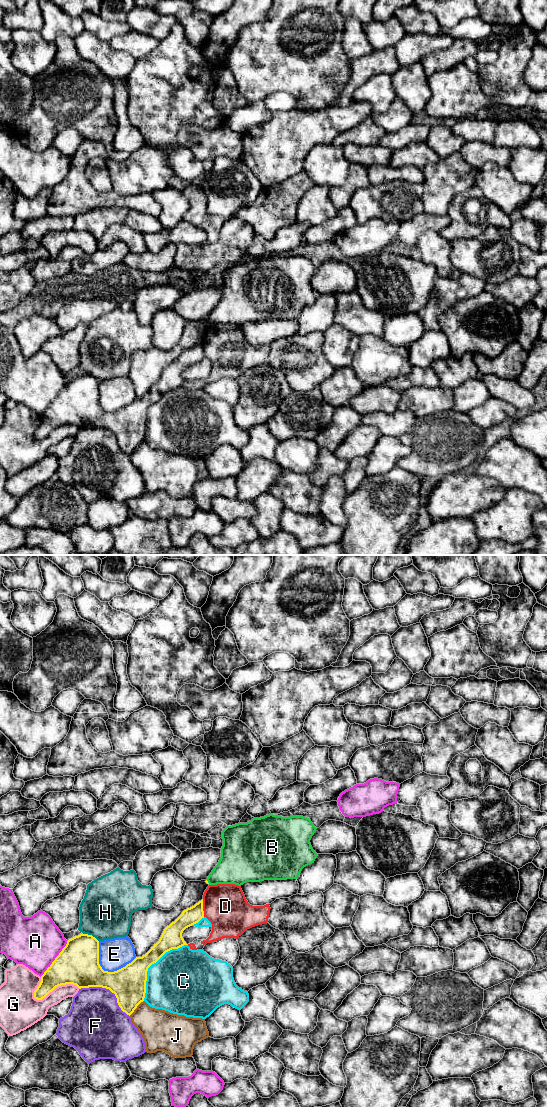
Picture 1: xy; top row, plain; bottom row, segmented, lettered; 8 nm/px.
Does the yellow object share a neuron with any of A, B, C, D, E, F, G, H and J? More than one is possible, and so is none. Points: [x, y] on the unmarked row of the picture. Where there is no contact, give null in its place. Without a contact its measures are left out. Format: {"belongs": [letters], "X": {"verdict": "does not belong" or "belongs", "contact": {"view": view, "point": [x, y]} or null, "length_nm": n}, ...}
{"belongs": [], "A": {"verdict": "does not belong", "contact": {"view": "xy", "point": [55, 399]}, "length_nm": 360}, "B": {"verdict": "does not belong", "contact": {"view": "xy", "point": [207, 322]}, "length_nm": 40}, "C": {"verdict": "does not belong", "contact": {"view": "xy", "point": [151, 404]}, "length_nm": 550}, "D": {"verdict": "does not belong", "contact": {"view": "xy", "point": [202, 348]}, "length_nm": 140}, "E": {"verdict": "does not belong", "contact": {"view": "xy", "point": [106, 411]}, "length_nm": 340}, "F": {"verdict": "does not belong", "contact": {"view": "xy", "point": [108, 428]}, "length_nm": 460}, "G": {"verdict": "does not belong", "contact": {"view": "xy", "point": [56, 426]}, "length_nm": 380}, "H": {"verdict": "does not belong", "contact": {"view": "xy", "point": [91, 375]}, "length_nm": 160}, "J": {"verdict": "does not belong", "contact": {"view": "xy", "point": [136, 447]}, "length_nm": 170}}

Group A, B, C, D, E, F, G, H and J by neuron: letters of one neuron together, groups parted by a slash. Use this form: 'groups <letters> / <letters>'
groups A D / B / C / E / F / G / H / J

